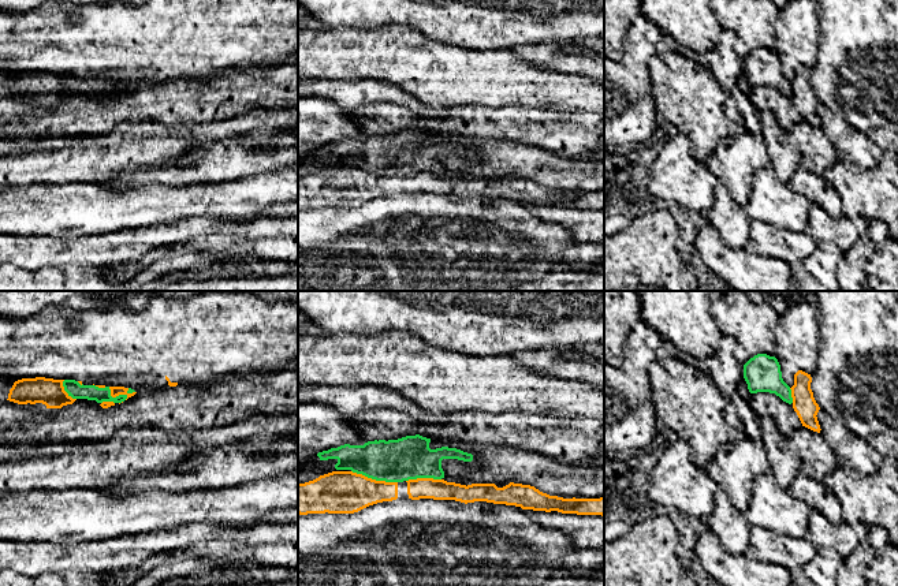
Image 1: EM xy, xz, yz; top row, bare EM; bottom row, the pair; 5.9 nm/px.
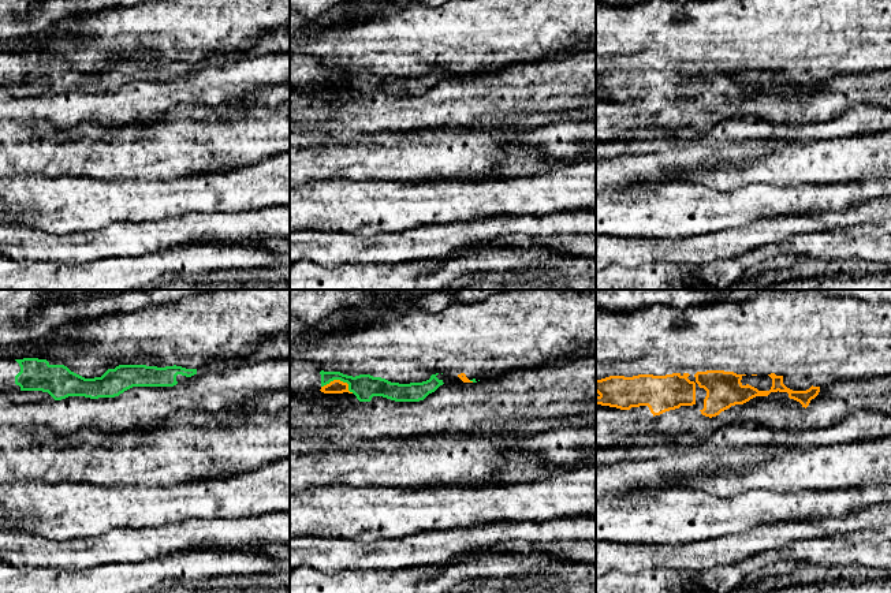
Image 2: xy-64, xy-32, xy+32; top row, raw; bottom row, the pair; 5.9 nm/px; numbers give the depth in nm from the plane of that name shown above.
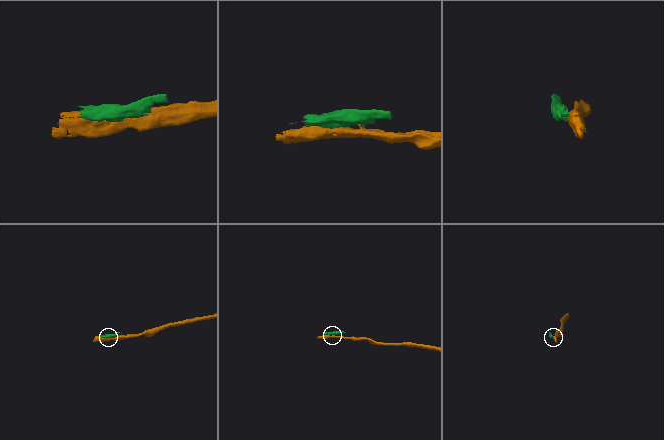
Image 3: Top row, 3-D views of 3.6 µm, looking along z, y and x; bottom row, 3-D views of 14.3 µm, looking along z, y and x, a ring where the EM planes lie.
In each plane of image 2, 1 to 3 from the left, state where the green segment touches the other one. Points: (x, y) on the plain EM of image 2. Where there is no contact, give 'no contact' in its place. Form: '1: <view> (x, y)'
1: no contact
2: xy-32 (339, 74)
3: no contact

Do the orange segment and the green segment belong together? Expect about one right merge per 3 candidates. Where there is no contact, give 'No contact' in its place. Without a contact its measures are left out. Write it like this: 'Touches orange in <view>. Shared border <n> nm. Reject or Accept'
Touches orange in xz. Shared border 280 nm. Reject

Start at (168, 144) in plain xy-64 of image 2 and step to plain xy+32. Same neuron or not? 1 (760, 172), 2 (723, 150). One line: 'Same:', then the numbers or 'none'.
Same: 2

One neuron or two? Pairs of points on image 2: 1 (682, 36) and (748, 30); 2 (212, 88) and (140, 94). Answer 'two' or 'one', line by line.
1: one
2: one

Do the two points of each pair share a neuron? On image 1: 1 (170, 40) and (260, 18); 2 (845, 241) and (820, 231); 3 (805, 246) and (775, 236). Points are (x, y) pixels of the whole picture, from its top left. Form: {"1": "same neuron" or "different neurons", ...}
{"1": "same neuron", "2": "same neuron", "3": "same neuron"}

